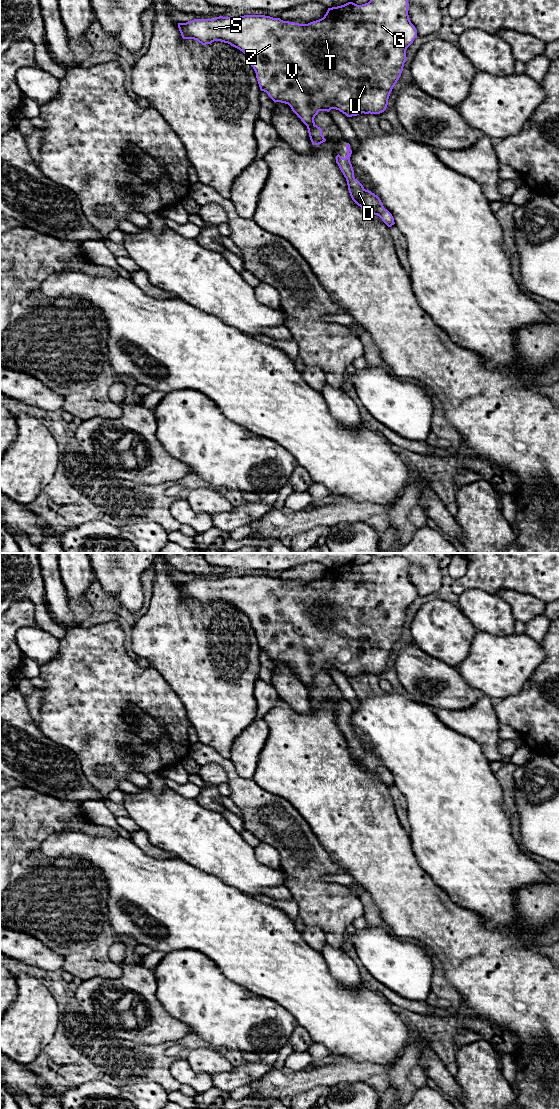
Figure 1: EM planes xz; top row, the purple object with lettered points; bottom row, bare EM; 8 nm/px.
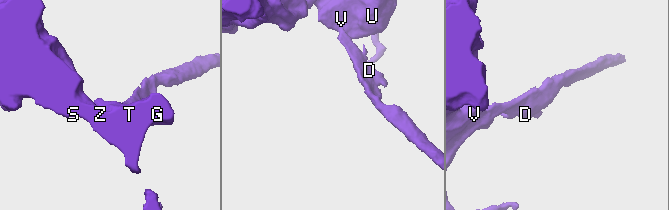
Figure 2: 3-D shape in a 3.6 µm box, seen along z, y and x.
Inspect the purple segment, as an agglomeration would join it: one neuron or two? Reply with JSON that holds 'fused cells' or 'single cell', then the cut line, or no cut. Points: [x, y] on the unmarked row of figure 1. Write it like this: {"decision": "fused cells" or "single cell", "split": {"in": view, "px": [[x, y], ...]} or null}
{"decision": "fused cells", "split": {"in": "xz", "px": [[314, 684], [307, 686]]}}

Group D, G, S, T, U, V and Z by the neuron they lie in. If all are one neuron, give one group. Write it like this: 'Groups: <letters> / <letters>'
Groups: D / G S T U V Z

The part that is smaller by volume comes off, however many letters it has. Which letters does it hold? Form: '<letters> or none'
D

